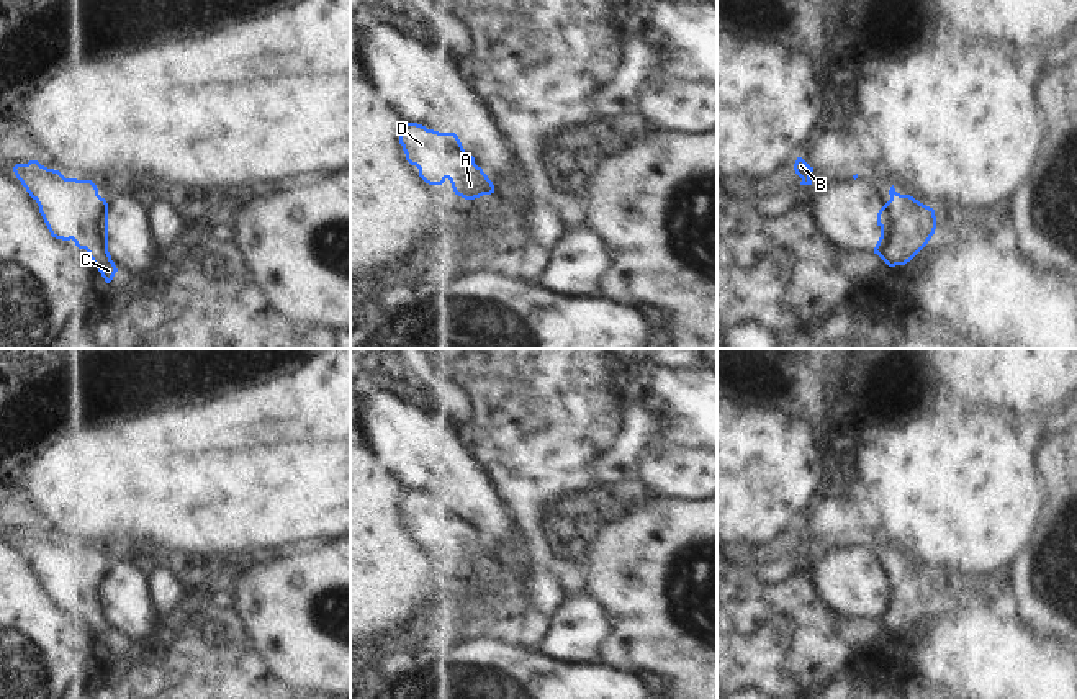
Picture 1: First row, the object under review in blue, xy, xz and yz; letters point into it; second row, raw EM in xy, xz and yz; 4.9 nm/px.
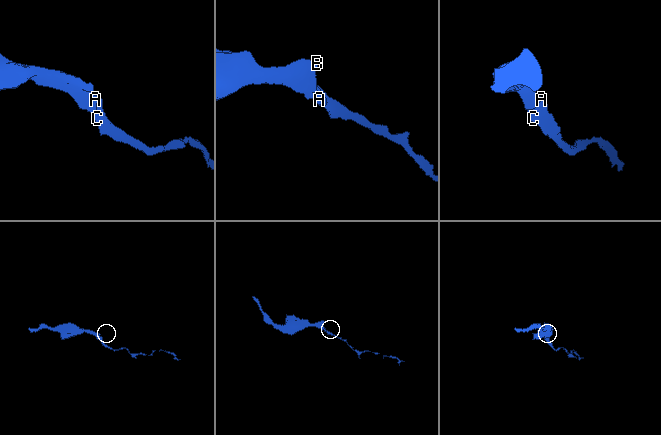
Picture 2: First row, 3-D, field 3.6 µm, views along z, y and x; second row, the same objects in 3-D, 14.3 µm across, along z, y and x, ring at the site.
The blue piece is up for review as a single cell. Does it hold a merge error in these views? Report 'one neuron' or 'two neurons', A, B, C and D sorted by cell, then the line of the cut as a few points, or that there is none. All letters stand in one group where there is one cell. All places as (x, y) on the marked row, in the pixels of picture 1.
one neuron; A B C D; no cut

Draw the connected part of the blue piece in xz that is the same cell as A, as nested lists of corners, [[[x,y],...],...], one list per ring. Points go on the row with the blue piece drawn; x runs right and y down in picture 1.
[[[403,123],[399,144],[406,160],[419,169],[429,185],[442,185],[447,178],[455,195],[475,200],[494,193],[494,185],[466,154],[455,133],[439,133],[417,123]]]

